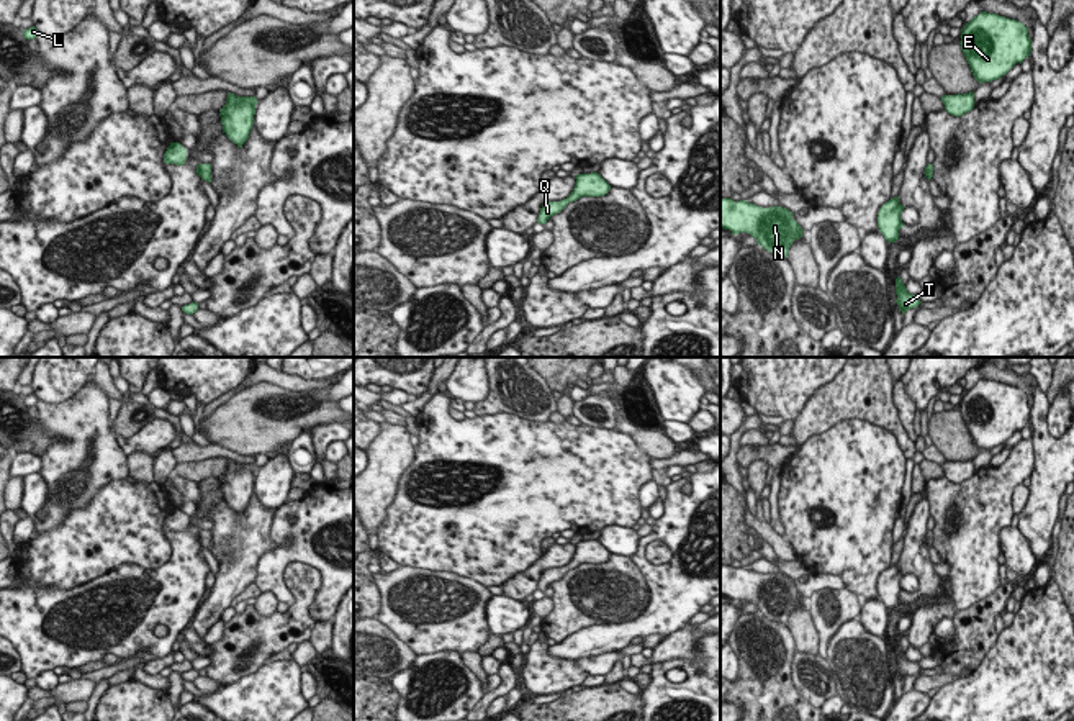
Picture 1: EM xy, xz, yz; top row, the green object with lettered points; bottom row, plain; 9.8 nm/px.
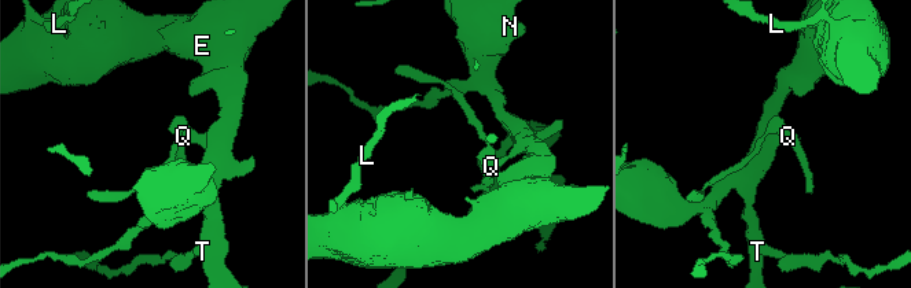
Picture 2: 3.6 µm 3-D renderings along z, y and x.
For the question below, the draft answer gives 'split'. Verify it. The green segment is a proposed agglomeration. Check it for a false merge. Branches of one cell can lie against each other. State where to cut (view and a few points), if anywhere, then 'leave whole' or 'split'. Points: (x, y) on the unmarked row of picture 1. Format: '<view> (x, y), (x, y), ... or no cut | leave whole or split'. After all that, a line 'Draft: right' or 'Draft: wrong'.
no cut | leave whole
Draft: wrong

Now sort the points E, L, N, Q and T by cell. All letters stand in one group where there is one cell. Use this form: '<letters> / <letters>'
E L N Q T

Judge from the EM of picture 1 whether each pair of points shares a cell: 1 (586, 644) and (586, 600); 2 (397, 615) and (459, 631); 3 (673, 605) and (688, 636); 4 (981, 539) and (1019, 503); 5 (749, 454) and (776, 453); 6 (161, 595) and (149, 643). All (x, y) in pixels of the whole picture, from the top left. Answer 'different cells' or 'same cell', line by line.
1: different cells
2: same cell
3: different cells
4: different cells
5: same cell
6: same cell

